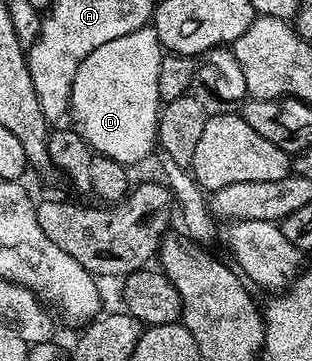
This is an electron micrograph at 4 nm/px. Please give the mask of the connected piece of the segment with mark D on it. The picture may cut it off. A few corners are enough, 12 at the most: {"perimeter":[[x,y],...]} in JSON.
{"perimeter":[[154,26],[105,41],[73,77],[69,115],[124,165],[156,150]]}

